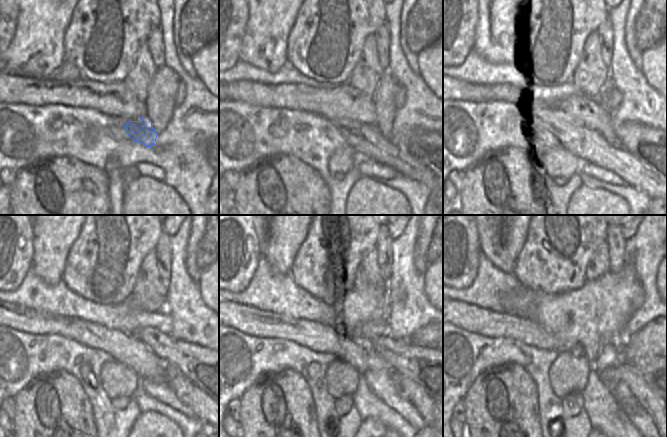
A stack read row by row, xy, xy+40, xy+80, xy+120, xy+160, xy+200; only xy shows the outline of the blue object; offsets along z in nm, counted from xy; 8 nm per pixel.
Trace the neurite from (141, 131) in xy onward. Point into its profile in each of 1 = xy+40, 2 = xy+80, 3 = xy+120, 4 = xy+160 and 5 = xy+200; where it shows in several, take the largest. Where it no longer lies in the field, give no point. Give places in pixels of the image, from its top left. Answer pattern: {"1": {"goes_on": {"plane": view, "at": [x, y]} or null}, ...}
{"1": {"goes_on": {"plane": "xy+40", "at": [366, 139]}}, "2": {"goes_on": {"plane": "xy+80", "at": [587, 143]}}, "3": {"goes_on": {"plane": "xy+120", "at": [122, 347]}}, "4": {"goes_on": {"plane": "xy+160", "at": [252, 321]}}, "5": {"goes_on": {"plane": "xy+200", "at": [471, 318]}}}

